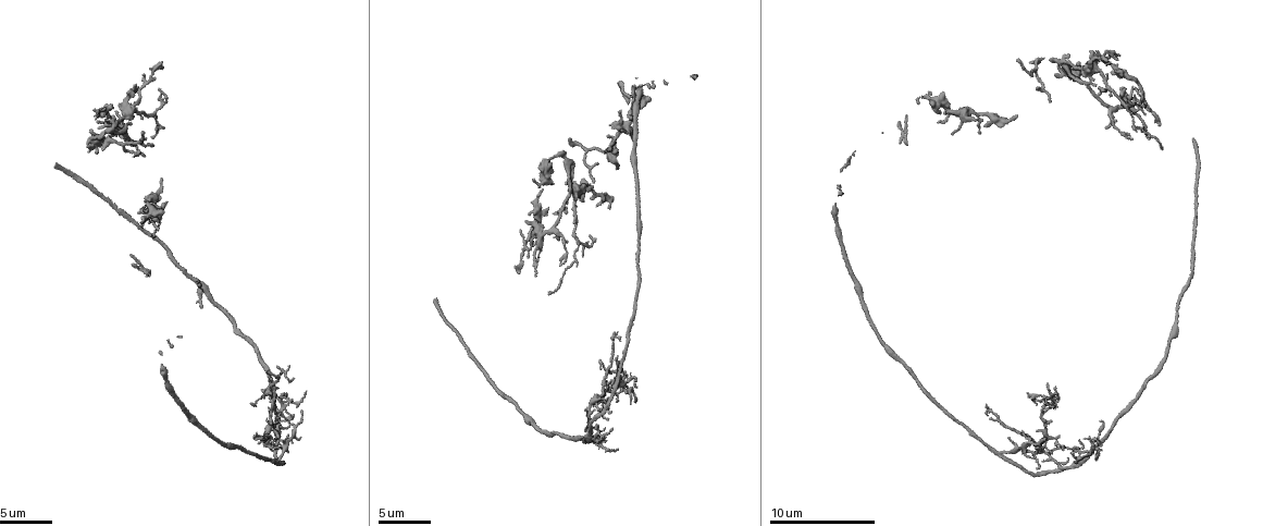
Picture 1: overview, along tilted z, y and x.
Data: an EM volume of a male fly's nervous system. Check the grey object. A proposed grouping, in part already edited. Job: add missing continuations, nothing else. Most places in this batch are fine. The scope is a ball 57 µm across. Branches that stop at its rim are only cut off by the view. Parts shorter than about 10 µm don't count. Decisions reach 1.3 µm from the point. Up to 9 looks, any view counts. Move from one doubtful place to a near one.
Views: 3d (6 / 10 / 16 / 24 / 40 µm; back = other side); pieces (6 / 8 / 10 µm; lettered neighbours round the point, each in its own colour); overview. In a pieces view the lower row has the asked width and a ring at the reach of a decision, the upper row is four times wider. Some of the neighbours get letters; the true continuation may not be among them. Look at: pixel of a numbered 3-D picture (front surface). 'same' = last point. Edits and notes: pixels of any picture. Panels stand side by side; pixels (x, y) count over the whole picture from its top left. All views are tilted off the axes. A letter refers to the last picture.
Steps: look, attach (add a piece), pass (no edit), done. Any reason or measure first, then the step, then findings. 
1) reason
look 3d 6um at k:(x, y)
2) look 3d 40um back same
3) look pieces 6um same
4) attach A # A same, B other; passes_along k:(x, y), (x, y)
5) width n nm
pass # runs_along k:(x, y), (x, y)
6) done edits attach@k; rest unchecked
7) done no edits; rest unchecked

look pieces 10um at 1:(535, 271)

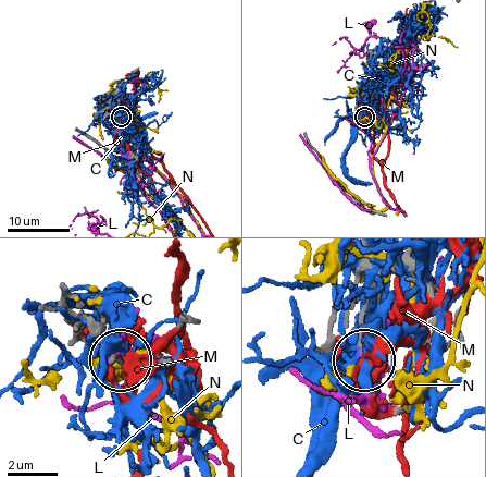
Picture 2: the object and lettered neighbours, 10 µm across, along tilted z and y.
width 140 nm
pass # C other, L other, M other, N other; none of them fits

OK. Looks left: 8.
branch stops here
look 3d 6um at 1:(161, 180)

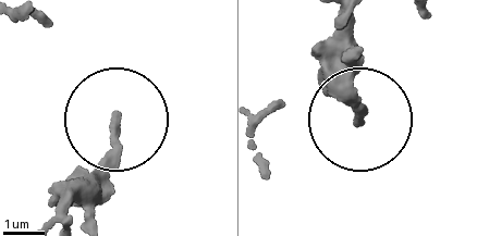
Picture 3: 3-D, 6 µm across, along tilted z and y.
look pieces 6um at 3:(360, 120)

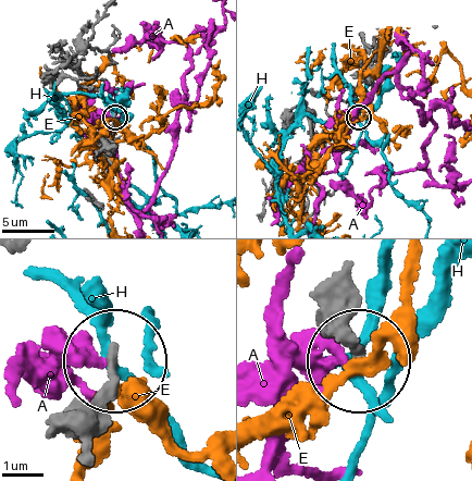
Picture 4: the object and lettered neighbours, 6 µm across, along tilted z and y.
pass # A other, E other, H other; none of them fits

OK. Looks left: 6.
an open end
look 3d 10um at 1:(1103, 423)

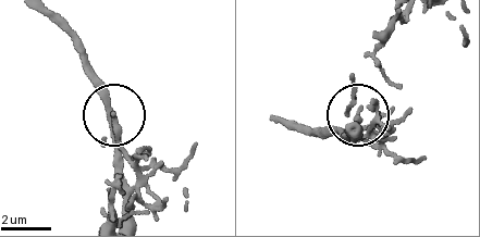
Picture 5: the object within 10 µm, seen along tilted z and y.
look pieces 10um at 5:(112, 116)

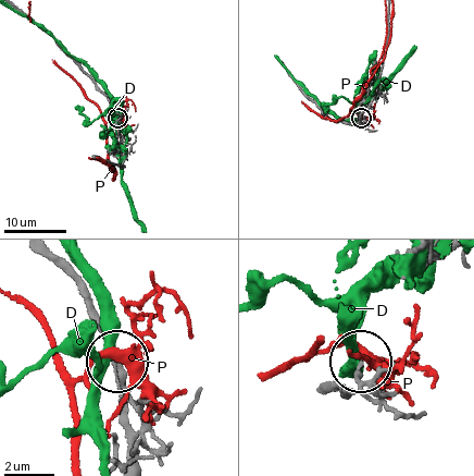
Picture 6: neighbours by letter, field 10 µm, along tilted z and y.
width 200 nm
pass # D other, P other; none of them fits

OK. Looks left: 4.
an open end
look 3d 6um at 1:(617, 361)

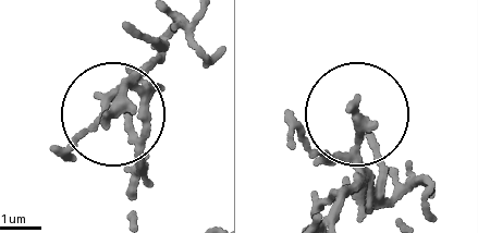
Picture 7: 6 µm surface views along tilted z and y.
look pieces 10um at 7:(349, 107)

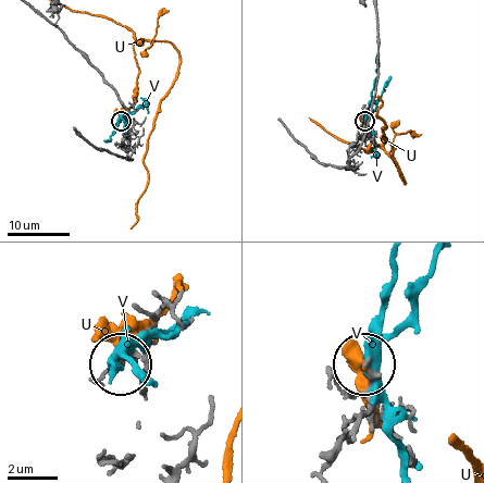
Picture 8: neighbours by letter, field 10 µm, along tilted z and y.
pass # U other, V other; runs_along 8:(338, 449), (369, 407), (367, 361); no lettered piece goes on from it

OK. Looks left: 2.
done no edits; rest unchecked

